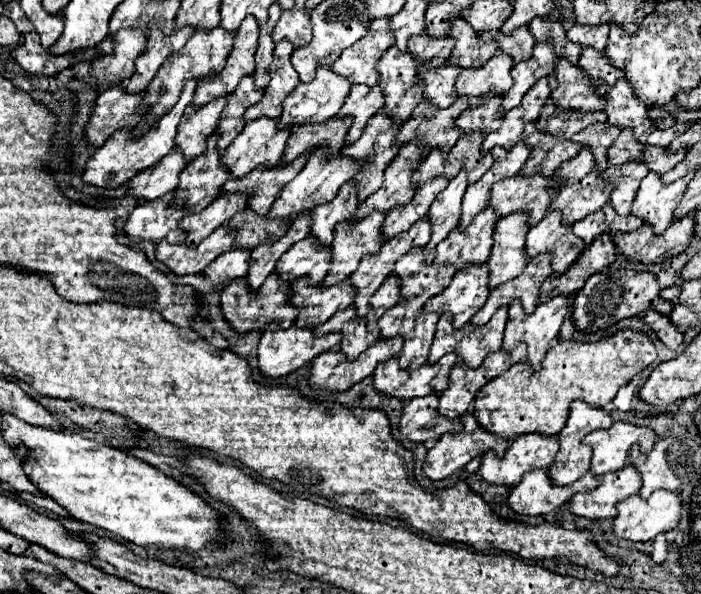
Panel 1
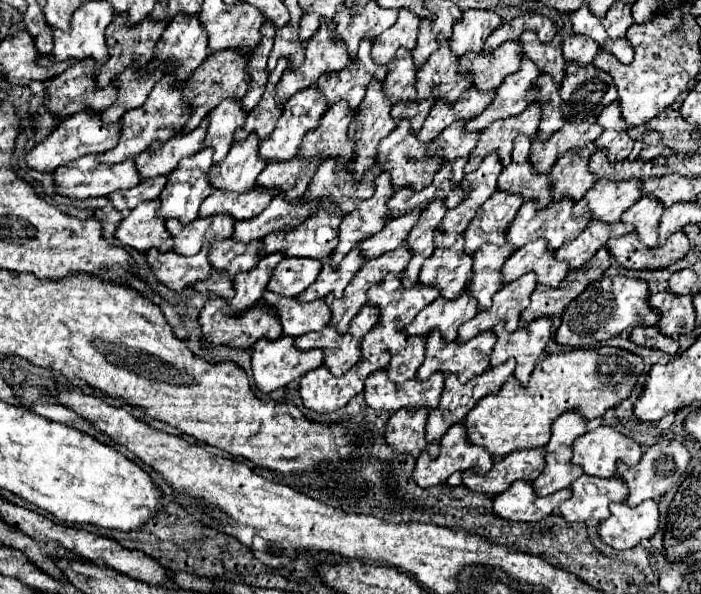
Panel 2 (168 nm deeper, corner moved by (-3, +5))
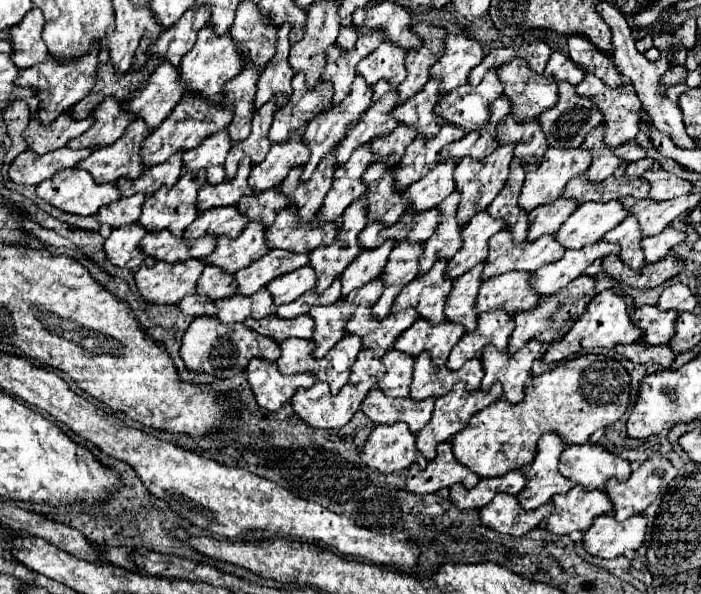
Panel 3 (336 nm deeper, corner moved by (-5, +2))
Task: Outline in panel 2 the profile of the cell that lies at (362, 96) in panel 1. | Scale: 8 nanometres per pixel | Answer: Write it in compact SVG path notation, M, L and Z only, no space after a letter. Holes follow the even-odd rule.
M345 100L329 106L317 128L309 130L299 154L323 154L323 158L351 158L355 138L349 136L349 124L355 120L353 110Z

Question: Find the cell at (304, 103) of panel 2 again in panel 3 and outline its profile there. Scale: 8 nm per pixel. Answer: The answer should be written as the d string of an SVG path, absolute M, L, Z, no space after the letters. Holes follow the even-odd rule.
M293 133L285 145L273 145L261 165L255 165L249 175L253 193L263 193L279 185L293 167L303 167L309 161L309 147L301 141L301 133Z

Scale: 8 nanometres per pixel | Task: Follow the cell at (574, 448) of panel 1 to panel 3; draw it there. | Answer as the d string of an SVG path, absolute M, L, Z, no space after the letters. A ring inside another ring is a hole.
M543 435L537 443L535 459L529 467L525 467L525 489L517 495L517 501L521 501L521 507L525 511L537 509L539 505L547 503L555 493L567 493L573 487L573 481L561 477L557 473L557 461L561 451L565 449L565 443L557 435Z

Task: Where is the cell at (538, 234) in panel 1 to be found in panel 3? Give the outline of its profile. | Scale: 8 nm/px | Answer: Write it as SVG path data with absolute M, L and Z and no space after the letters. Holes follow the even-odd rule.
M505 273L505 277L493 277L493 281L481 283L475 301L475 313L489 313L503 309L505 313L527 311L537 305L539 297L529 289L529 273Z

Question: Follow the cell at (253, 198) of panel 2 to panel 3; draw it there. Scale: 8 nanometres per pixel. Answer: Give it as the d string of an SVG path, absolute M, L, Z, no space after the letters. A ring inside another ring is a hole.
M237 207L211 209L199 215L197 221L193 221L189 229L185 229L183 239L193 241L205 235L213 235L213 237L225 235L229 239L235 239L237 235L241 235L241 229L245 229L245 225L247 225L245 217L237 217Z

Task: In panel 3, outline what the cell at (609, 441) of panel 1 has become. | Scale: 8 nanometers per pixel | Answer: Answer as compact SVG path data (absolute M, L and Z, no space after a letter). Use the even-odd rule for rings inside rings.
M571 445L561 453L559 473L573 483L593 491L603 489L609 477L619 481L629 479L631 463L605 451L601 445Z

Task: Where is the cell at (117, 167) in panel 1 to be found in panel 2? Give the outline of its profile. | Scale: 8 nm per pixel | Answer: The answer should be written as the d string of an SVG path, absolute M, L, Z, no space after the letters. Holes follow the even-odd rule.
M99 154L77 158L69 164L63 164L55 170L55 186L57 192L71 198L89 198L89 196L107 196L115 190L127 190L133 188L141 180L139 170L135 166L135 158L127 158L119 164L103 164L99 162Z

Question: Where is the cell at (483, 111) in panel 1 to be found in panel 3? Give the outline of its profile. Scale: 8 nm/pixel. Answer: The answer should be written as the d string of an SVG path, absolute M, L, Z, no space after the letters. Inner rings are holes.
M457 161L437 163L421 181L413 183L409 189L403 191L403 197L409 203L409 213L421 213L433 209L439 201L449 197L455 191L453 185L453 169Z

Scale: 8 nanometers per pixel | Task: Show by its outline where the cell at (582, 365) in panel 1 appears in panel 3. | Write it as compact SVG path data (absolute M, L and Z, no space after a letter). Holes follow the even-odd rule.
M581 355L577 359L565 361L555 369L533 377L531 383L525 387L525 399L517 405L509 405L507 401L495 401L485 411L475 413L473 421L455 435L455 459L477 473L481 479L487 477L501 477L513 469L527 467L535 457L537 441L543 433L555 433L563 439L565 445L581 445L587 443L589 437L603 427L611 427L627 409L631 391L631 377L623 369L623 365L615 359L605 359L605 355Z

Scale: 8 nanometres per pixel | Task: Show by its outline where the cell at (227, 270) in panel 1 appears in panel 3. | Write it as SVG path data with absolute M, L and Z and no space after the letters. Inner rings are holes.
M197 293L189 295L189 297L183 297L179 301L179 309L181 309L181 313L191 315L191 317L203 317L203 315L215 317L217 315L215 303L213 301L205 301L205 297L197 297Z

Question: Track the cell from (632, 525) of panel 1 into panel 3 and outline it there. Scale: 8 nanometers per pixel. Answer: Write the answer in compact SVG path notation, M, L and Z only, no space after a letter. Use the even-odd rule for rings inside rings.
M599 515L583 535L583 547L589 555L613 559L639 549L645 539L645 529L647 519L643 515L633 515L623 523L615 521L613 515Z

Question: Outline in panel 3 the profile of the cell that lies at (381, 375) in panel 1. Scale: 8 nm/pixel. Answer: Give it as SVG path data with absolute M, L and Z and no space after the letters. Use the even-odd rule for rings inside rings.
M371 389L365 401L361 403L361 409L375 425L393 425L403 421L409 425L411 433L417 433L429 423L433 403L433 397L429 401L413 401L411 397L393 399L381 393L379 389Z

